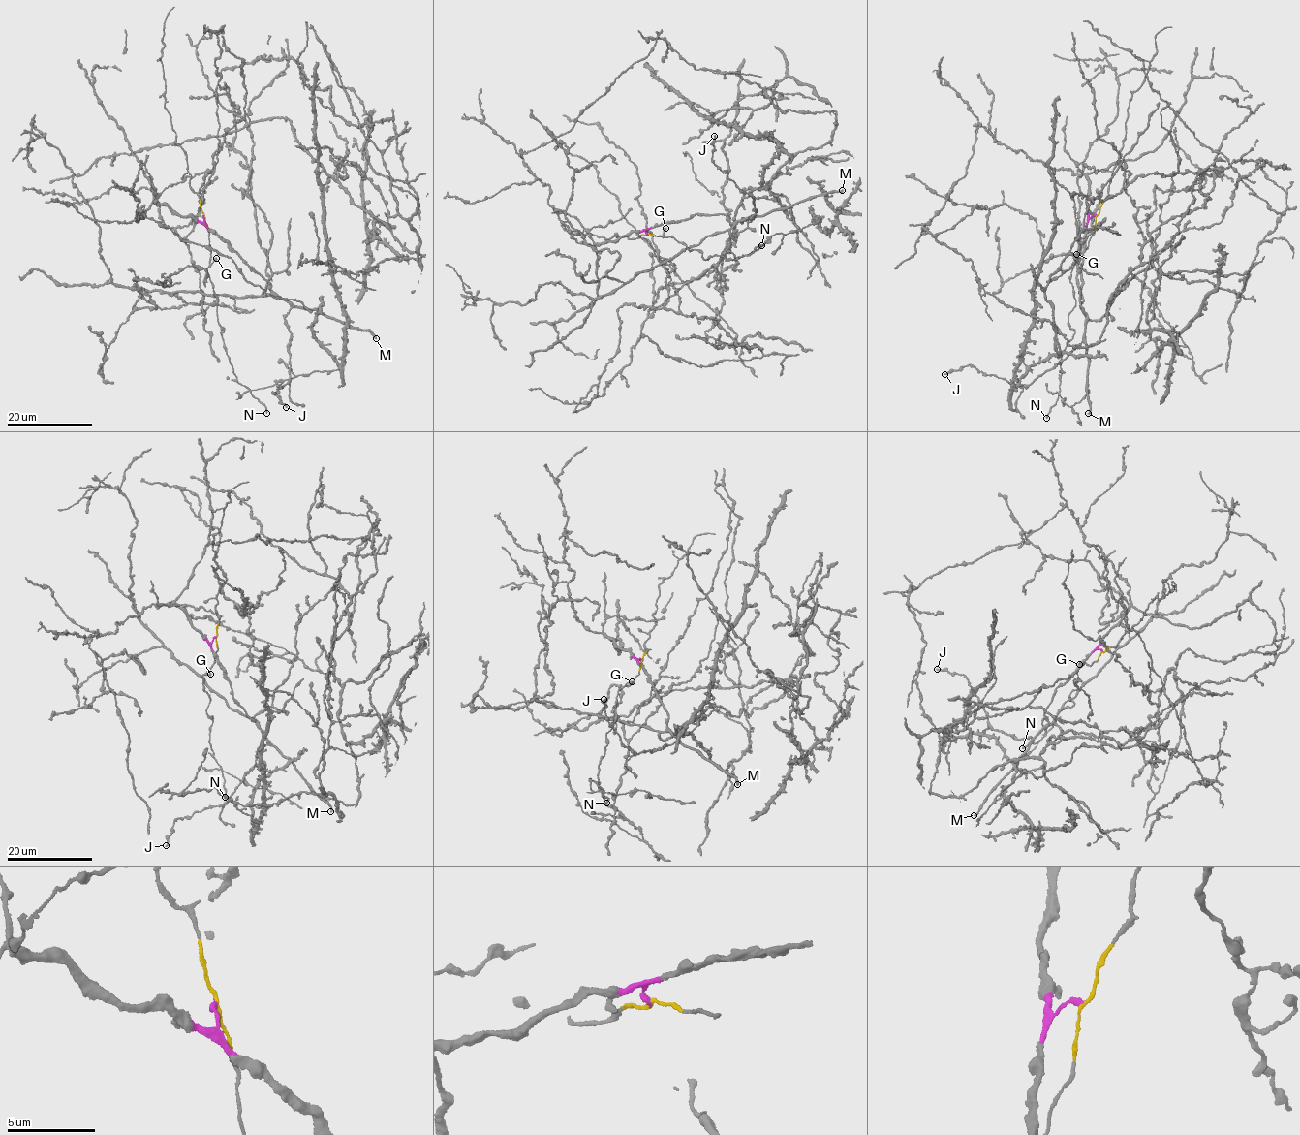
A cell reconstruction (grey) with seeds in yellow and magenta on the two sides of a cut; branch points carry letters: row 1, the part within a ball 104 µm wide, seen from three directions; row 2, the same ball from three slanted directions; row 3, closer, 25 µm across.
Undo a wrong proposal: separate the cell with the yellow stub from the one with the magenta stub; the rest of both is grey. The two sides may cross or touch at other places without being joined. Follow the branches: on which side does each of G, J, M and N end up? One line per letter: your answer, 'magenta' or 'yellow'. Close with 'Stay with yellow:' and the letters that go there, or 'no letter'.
G: yellow
J: magenta
M: magenta
N: yellow
Stay with yellow: G, N

